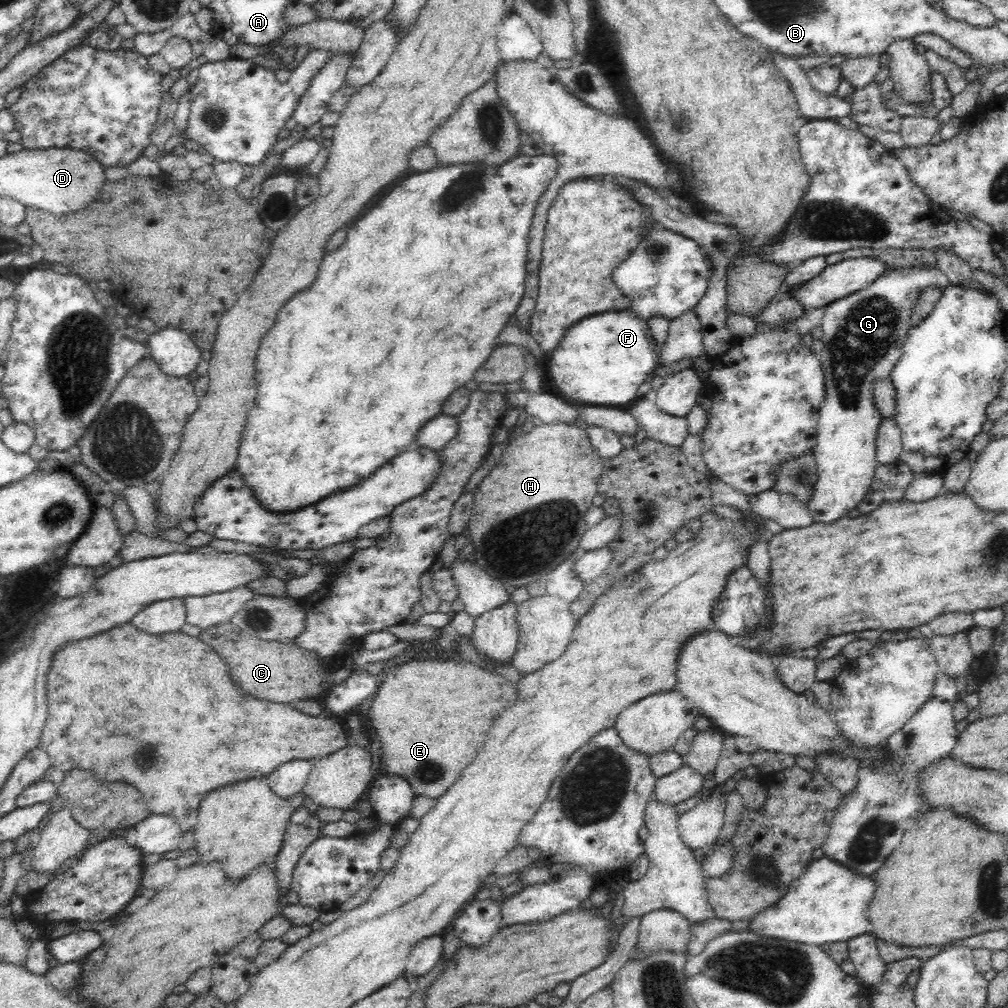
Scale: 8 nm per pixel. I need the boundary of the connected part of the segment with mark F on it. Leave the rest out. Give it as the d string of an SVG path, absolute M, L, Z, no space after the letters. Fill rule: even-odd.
M630 310L602 312L579 320L566 332L560 346L550 352L548 380L571 404L628 407L640 397L638 384L656 367L657 348L644 319Z

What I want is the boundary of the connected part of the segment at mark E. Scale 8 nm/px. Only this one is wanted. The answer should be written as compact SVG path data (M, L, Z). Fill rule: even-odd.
M410 660L402 666L393 666L392 661L384 661L382 674L386 674L386 678L382 679L380 690L370 706L372 726L384 748L384 754L380 754L384 760L384 772L408 780L416 797L438 799L474 760L492 722L510 702L518 698L518 690L504 676L480 668L472 662Z

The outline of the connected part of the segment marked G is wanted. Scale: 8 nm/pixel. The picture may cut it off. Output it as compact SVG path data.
M937 266L891 268L886 269L870 286L826 306L826 312L819 324L824 332L821 338L823 349L818 353L825 378L826 396L820 407L817 443L813 450L818 467L818 482L814 482L814 492L810 494L807 506L814 517L814 522L828 524L847 516L848 512L864 498L872 484L875 468L878 466L876 459L878 426L883 419L872 398L872 384L876 380L890 379L894 364L902 356L902 346L911 327L910 315L920 292L934 286L944 289L948 285L948 277Z

